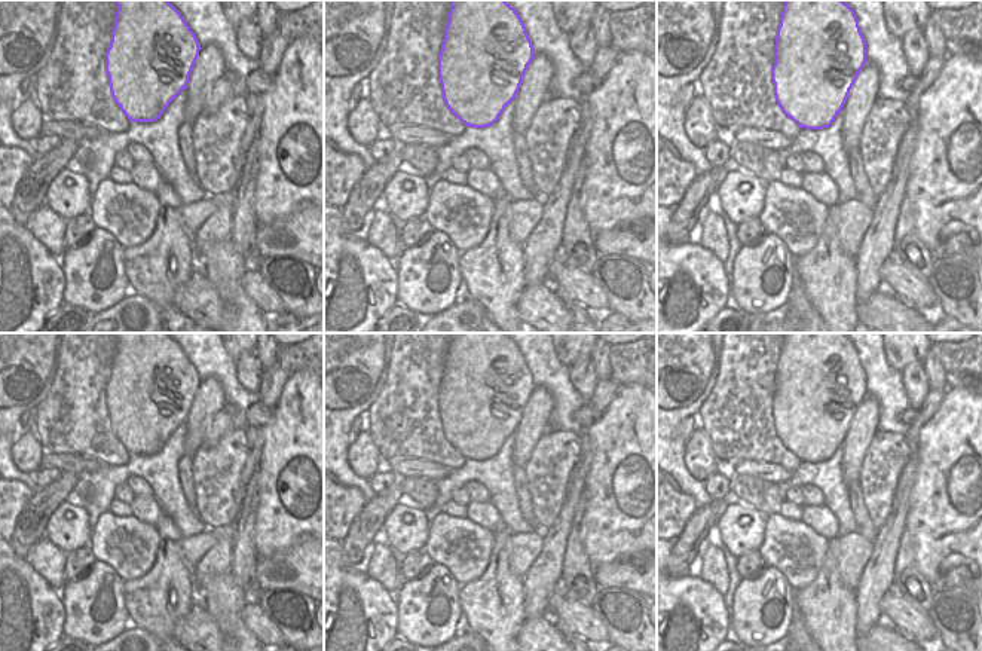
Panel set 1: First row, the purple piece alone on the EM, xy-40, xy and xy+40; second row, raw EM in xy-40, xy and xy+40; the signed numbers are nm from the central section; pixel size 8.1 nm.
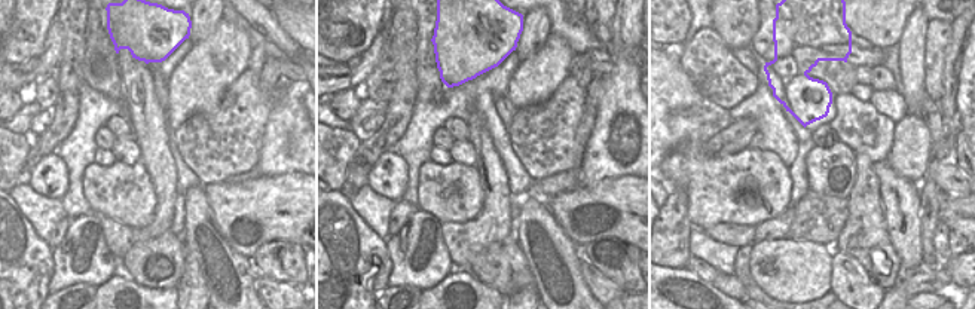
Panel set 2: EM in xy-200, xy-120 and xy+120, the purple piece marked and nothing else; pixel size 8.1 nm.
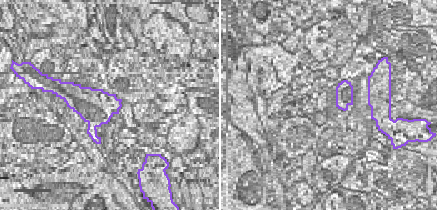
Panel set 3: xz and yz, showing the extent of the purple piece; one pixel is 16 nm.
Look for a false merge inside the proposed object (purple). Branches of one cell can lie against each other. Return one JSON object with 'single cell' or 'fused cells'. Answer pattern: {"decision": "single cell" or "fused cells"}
{"decision": "fused cells"}

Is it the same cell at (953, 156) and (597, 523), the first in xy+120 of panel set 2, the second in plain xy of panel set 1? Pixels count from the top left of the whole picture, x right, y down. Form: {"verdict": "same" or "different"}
{"verdict": "different"}

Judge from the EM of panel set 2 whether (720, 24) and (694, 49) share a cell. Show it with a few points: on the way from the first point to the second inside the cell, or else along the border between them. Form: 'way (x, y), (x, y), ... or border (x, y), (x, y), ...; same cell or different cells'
border (702, 28), (702, 33), (721, 54), (734, 57); different cells

